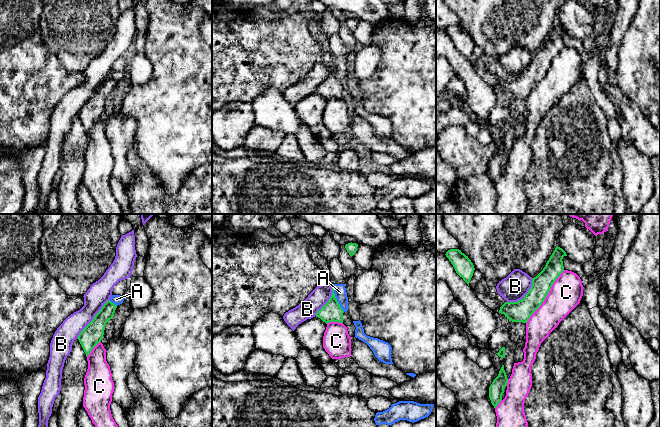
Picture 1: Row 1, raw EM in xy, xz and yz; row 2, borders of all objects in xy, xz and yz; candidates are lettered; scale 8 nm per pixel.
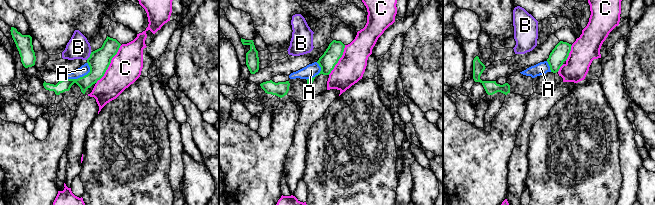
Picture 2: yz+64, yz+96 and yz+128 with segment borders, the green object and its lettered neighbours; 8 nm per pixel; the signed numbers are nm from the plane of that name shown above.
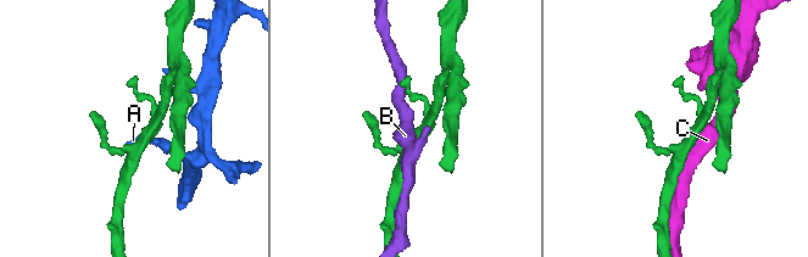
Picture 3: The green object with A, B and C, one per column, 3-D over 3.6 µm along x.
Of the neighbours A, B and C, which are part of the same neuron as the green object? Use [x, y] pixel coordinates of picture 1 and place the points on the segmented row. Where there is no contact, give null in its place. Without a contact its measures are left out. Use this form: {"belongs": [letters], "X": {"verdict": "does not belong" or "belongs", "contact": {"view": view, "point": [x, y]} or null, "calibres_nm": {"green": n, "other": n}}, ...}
{"belongs": [], "A": {"verdict": "does not belong", "contact": {"view": "xz", "point": [335, 298]}, "calibres_nm": {"green": 160, "other": 100}}, "B": {"verdict": "does not belong", "contact": {"view": "xy", "point": [93, 319]}, "calibres_nm": {"green": 170, "other": 180}}, "C": {"verdict": "does not belong", "contact": {"view": "yz", "point": [545, 297]}, "calibres_nm": {"green": 170, "other": 260}}}

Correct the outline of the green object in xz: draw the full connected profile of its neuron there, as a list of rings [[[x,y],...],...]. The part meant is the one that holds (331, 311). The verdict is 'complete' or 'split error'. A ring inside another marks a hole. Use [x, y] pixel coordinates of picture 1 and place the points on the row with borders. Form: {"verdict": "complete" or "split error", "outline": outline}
{"verdict": "complete", "outline": [[[334,284],[332,286],[332,291],[330,299],[320,310],[318,310],[316,317],[320,318],[326,324],[333,321],[343,323],[344,311],[335,297]]]}

